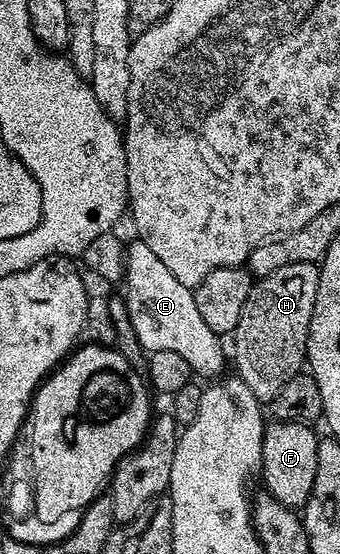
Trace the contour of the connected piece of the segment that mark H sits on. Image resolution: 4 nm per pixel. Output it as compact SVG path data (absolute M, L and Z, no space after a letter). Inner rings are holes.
M316 262L287 264L287 268L271 272L271 276L256 279L247 296L247 304L243 304L243 312L239 312L239 324L231 335L231 362L237 365L236 377L251 388L262 404L272 402L283 384L302 373L306 365L307 336L320 275Z

